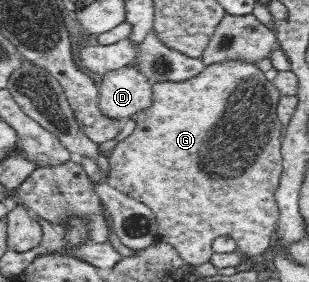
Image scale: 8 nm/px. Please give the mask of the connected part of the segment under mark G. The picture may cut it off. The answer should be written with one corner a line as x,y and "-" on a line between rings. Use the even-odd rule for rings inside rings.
229,61
223,64
212,64
205,67
201,74
190,78
185,82
160,82
152,86
153,100
151,106
137,113
135,116
136,126
132,133
113,148
108,162
110,174
106,178
113,188
125,193
125,195
146,204
155,213
157,221
157,242
169,243
177,250
181,259
190,266
201,266
207,263
214,254
212,242
218,237
231,237
236,241
238,252
252,261
264,255
267,248
271,246
271,236
275,231
275,222
279,217
279,209
275,202
275,191
279,184
283,170
281,156
281,124
277,116
277,104
281,94
273,82
265,78
257,65
241,63
241,61

